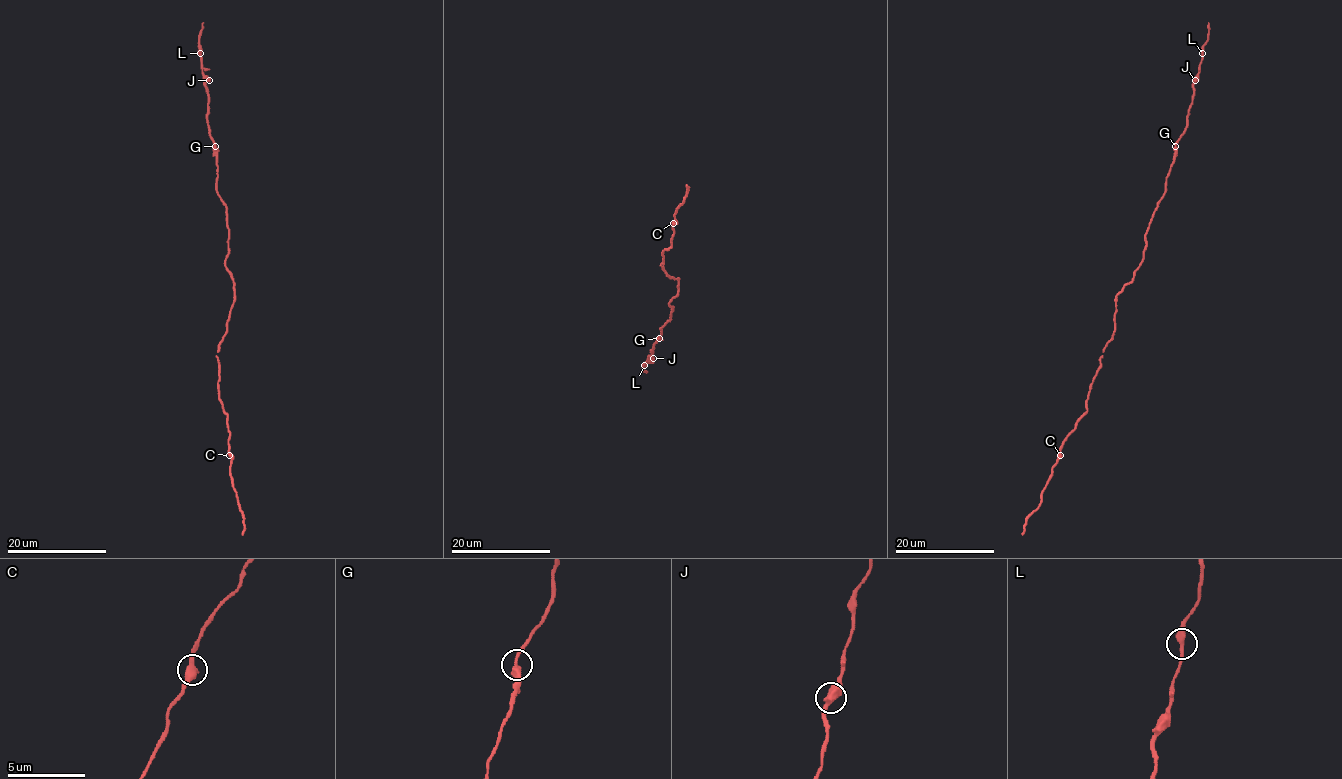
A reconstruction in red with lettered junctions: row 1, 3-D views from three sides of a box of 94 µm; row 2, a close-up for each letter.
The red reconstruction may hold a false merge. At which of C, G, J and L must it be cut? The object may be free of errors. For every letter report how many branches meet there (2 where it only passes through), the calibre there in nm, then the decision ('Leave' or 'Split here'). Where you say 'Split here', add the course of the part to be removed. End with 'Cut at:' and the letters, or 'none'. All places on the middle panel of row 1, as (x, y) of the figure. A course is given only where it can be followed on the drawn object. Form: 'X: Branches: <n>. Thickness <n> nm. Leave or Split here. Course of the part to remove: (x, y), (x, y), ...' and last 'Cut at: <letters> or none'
C: Branches: 2. Thickness 440 nm. Leave
G: Branches: 2. Thickness 440 nm. Leave
J: Branches: 2. Thickness 500 nm. Leave
L: Branches: 2. Thickness 400 nm. Leave
Cut at: none

